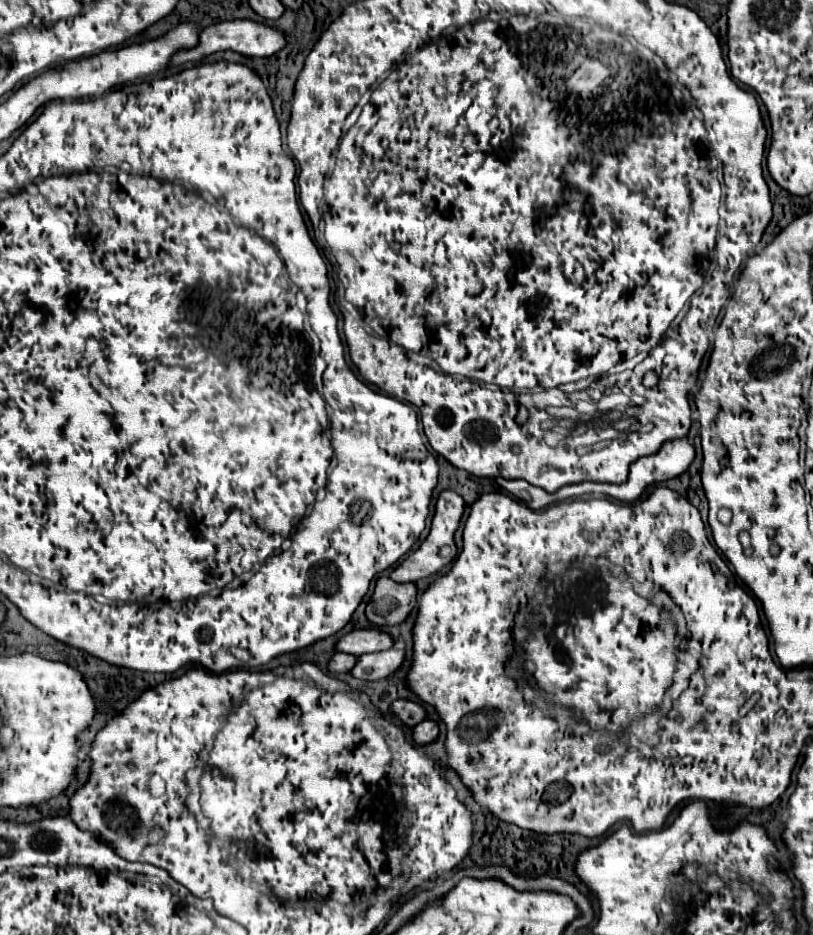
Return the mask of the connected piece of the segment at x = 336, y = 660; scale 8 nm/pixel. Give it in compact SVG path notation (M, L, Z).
M338 652L338 654L332 656L332 660L330 660L330 664L328 664L328 670L330 670L330 672L336 672L336 674L350 672L350 670L354 668L354 662L356 662L356 660L358 660L358 658L352 656L352 654L342 654L342 652Z

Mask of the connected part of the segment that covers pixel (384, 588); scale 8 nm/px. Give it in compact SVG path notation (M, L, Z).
M380 576L366 606L366 616L376 626L396 626L410 616L416 600L418 588L414 582L400 584L388 576Z

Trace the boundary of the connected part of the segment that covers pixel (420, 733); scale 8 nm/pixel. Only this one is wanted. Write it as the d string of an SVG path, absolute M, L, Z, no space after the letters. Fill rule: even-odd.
M424 720L414 728L414 742L416 744L428 744L432 740L436 740L440 734L440 728L434 720Z

